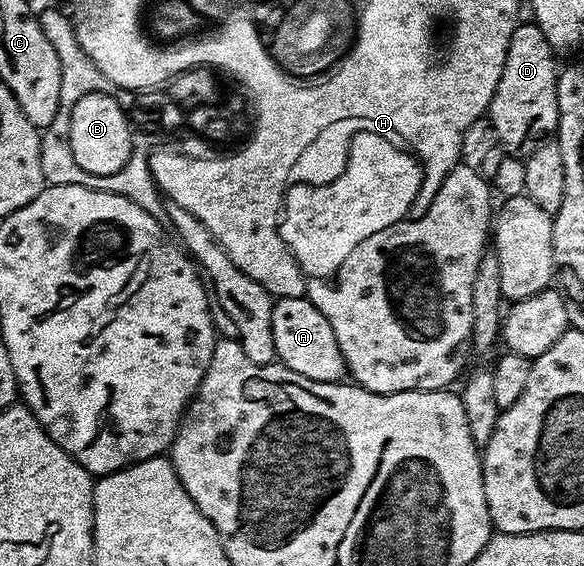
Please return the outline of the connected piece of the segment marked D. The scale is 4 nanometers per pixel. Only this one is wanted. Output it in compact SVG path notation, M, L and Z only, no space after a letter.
M516 24L509 39L505 67L491 100L489 118L507 155L526 159L536 147L548 140L559 128L557 107L557 54L539 26Z

